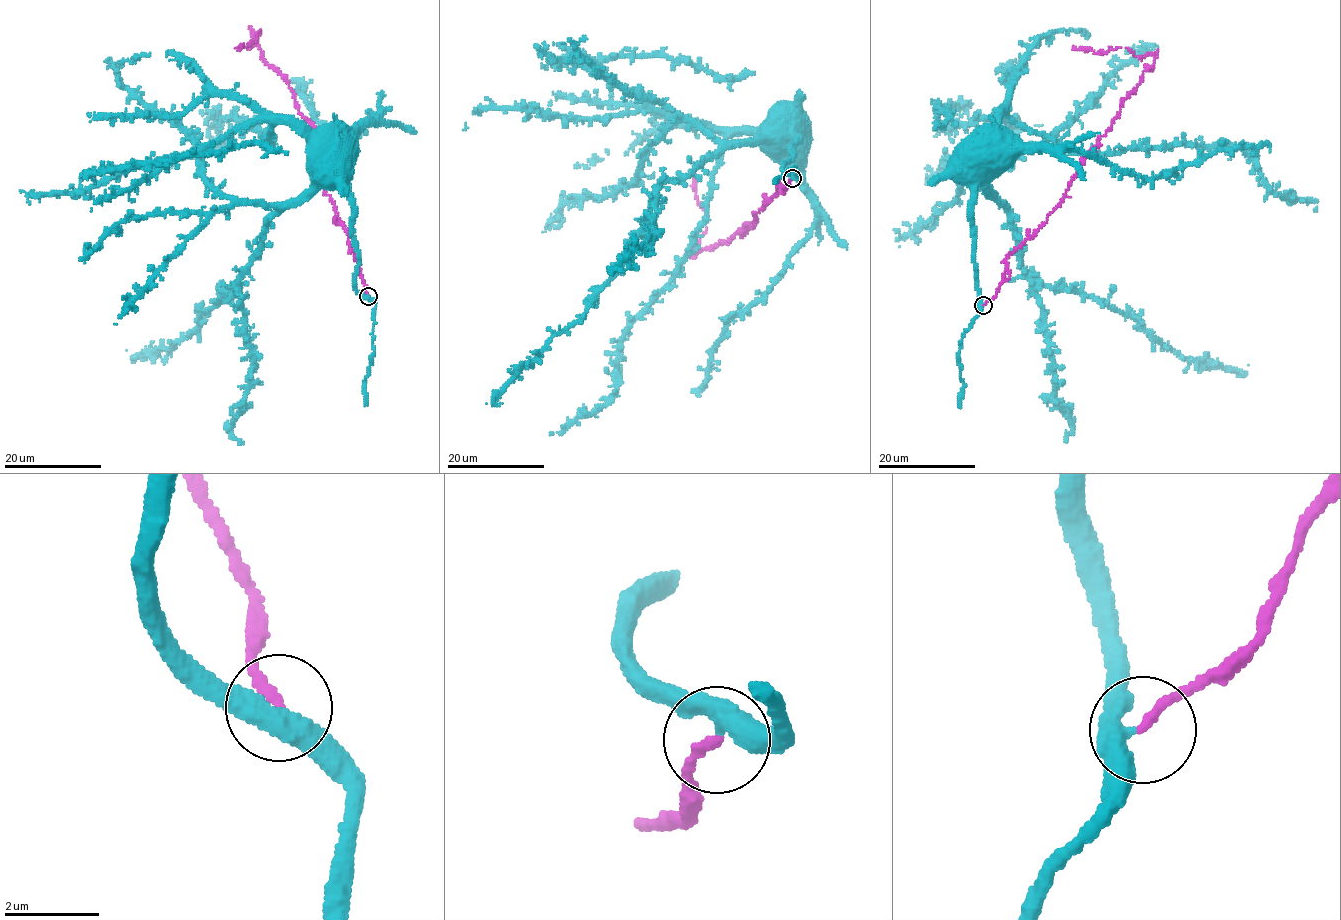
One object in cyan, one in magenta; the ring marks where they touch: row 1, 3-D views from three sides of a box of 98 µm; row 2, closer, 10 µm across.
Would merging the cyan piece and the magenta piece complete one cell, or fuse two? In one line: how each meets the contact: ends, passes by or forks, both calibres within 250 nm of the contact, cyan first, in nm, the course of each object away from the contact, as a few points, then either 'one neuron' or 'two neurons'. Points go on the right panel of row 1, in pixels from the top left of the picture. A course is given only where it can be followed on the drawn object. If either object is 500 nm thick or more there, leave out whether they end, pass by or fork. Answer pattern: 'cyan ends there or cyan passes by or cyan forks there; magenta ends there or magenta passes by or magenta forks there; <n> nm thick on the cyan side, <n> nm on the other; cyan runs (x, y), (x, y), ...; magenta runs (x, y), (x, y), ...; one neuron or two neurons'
cyan passes by; magenta ends there; 440 nm thick on the cyan side, 200 nm on the other; cyan runs (982, 305), (972, 238), (972, 202), (980, 173), (961, 164); magenta runs (983, 305), (1006, 257), (1060, 203), (1154, 61), (1121, 46), (1072, 46); two neurons

